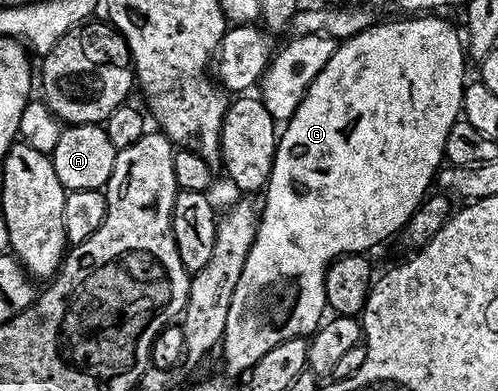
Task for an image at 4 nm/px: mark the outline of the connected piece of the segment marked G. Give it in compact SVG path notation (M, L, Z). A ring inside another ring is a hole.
M405 16L400 19L402 22L385 22L382 26L374 24L369 29L359 32L354 38L344 39L331 56L331 60L327 60L323 72L319 72L319 76L315 76L315 80L307 88L295 116L291 116L291 120L284 123L277 140L269 184L263 191L265 207L260 207L257 234L254 236L254 242L250 244L242 275L239 276L234 296L231 297L231 304L227 309L225 334L219 343L219 351L221 350L222 356L225 357L227 373L244 375L252 370L259 356L271 352L275 344L312 335L327 314L325 273L329 263L343 257L344 254L365 254L372 246L387 241L392 234L394 237L405 227L407 220L430 193L437 172L443 165L447 132L451 132L453 125L462 117L461 97L467 85L467 78L464 78L467 54L463 49L462 35L460 33L457 35L456 28L441 18L444 17Z

